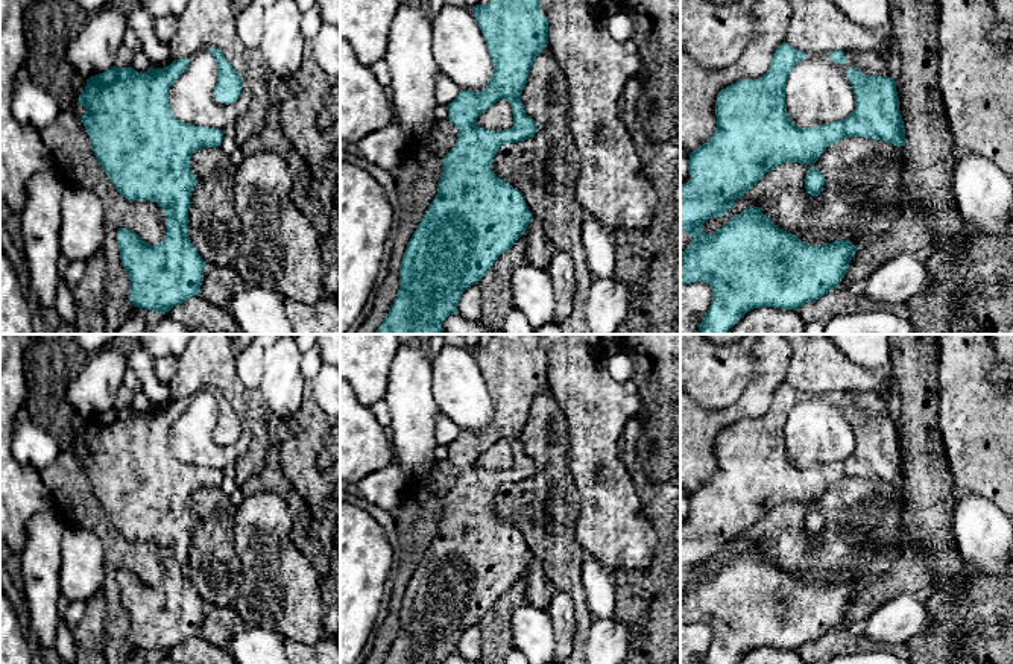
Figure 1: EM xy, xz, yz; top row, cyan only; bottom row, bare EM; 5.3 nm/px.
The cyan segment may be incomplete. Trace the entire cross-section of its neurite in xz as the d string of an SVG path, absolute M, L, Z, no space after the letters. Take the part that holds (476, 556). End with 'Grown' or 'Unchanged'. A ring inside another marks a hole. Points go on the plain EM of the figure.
M494 334L488 345L474 346L472 356L484 377L494 413L484 430L460 430L447 447L447 459L459 470L457 482L443 497L437 535L406 588L399 631L383 664L443 664L457 653L463 632L478 624L533 559L521 532L492 512L492 501L501 486L524 482L538 473L538 463L524 451L521 435L536 397L548 384L541 334ZM500 439L510 444L513 466L506 471L478 468L477 459Z. Unchanged

